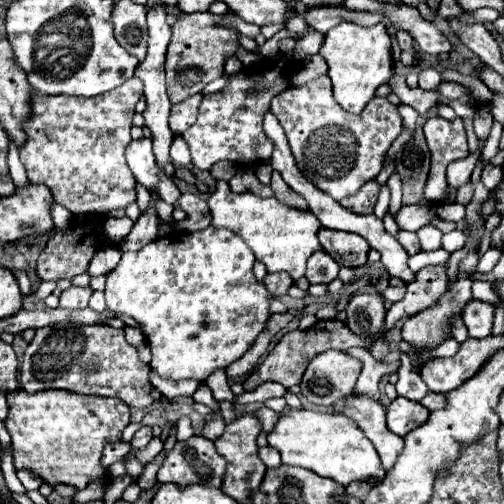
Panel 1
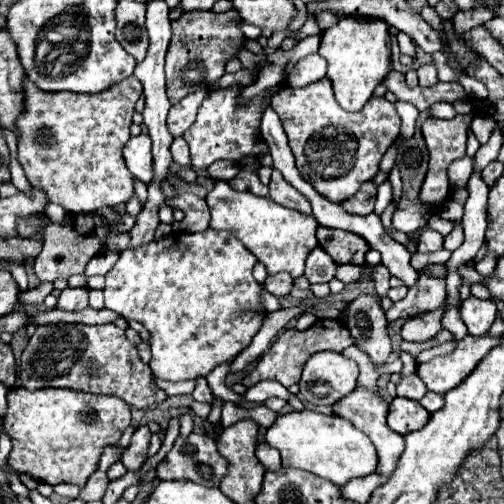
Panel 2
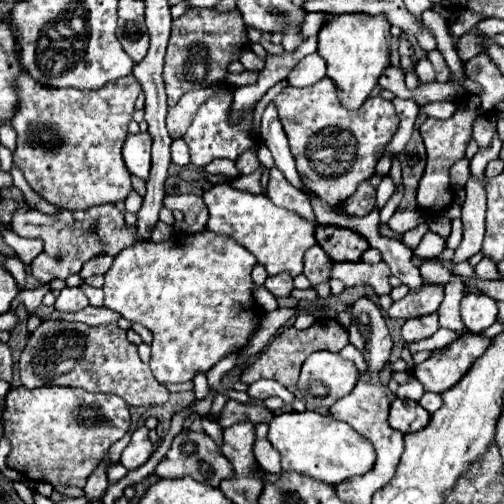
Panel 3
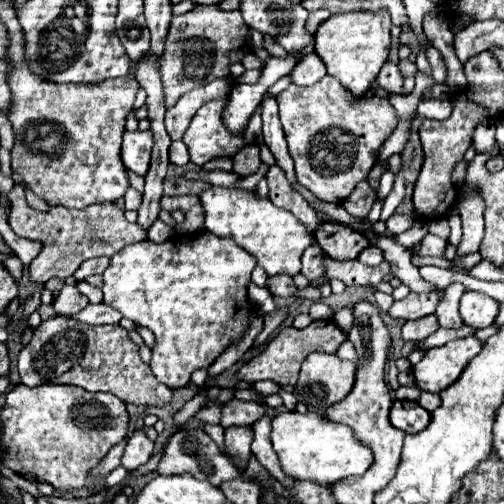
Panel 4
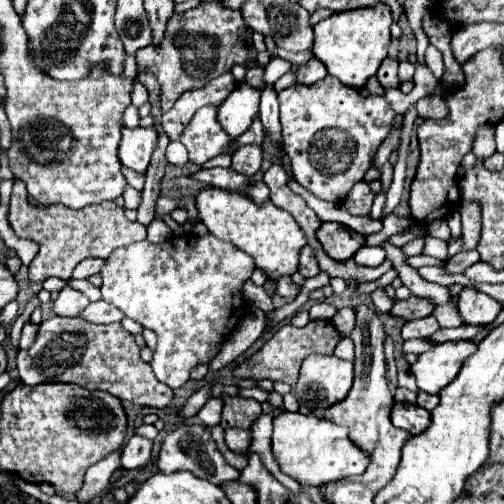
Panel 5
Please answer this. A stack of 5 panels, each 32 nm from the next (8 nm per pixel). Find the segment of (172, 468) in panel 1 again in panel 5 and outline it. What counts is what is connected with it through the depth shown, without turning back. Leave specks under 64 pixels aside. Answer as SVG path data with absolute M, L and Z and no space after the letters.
M178 424L166 434L162 448L160 448L160 456L158 456L158 470L164 474L176 472L176 470L188 470L212 484L230 482L230 480L236 480L236 476L240 476L240 472L232 468L224 460L224 456L218 452L210 430L200 424Z

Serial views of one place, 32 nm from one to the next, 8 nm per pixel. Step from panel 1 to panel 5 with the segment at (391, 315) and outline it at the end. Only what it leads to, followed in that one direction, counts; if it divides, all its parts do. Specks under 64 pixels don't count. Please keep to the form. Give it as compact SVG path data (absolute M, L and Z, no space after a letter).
M410 296L408 300L400 300L394 304L394 316L400 316L404 320L416 320L432 314L434 304L428 300L418 300L416 296Z

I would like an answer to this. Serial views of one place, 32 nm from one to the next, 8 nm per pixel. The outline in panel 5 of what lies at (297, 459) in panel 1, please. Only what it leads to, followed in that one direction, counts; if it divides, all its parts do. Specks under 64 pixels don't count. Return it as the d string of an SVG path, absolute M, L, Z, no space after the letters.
M280 412L274 418L272 454L280 470L304 486L322 486L350 478L362 474L368 466L366 452L348 438L348 430L344 426L336 426L314 414L304 416L300 412Z

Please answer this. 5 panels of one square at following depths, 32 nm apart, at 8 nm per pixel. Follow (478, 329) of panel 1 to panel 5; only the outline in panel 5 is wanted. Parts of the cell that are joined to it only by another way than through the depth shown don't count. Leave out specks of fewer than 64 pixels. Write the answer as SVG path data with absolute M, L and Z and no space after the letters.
M464 286L458 294L458 310L466 324L492 324L502 304L472 286Z

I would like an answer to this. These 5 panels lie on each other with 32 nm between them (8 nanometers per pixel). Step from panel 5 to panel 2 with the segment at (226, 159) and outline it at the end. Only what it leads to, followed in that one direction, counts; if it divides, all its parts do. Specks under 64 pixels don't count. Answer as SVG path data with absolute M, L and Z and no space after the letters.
M218 160L207 168L207 172L215 180L230 181L238 174L239 168L229 160Z

